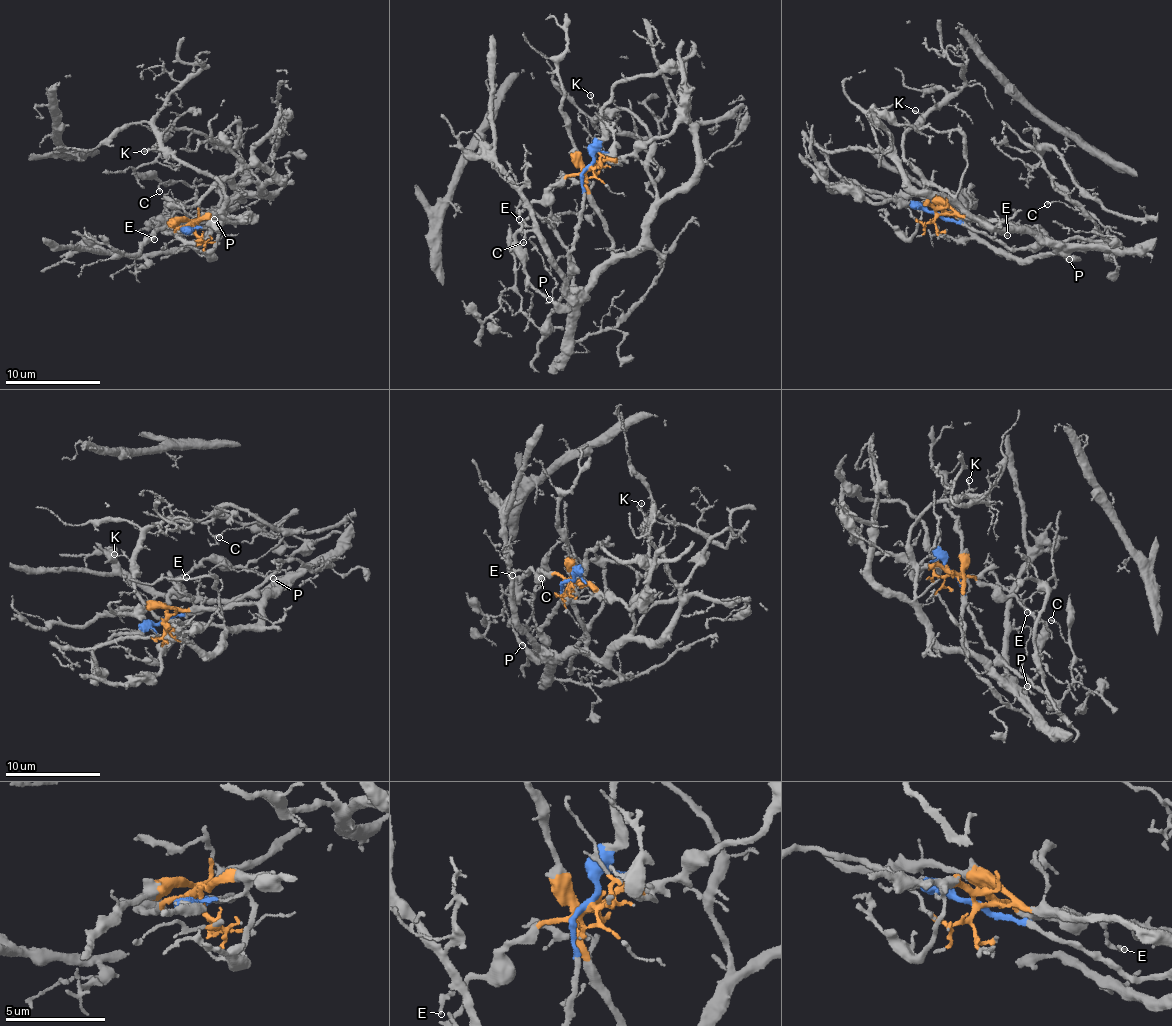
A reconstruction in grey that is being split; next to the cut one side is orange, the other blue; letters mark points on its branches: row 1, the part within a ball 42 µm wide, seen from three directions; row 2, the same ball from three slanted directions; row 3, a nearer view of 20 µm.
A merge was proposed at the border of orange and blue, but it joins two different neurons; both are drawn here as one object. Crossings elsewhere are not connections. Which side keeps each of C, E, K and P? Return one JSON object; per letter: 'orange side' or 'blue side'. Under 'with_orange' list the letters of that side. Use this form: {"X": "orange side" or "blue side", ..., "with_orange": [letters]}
{"C": "blue side", "E": "orange side", "K": "orange side", "P": "orange side", "with_orange": ["E", "K", "P"]}

